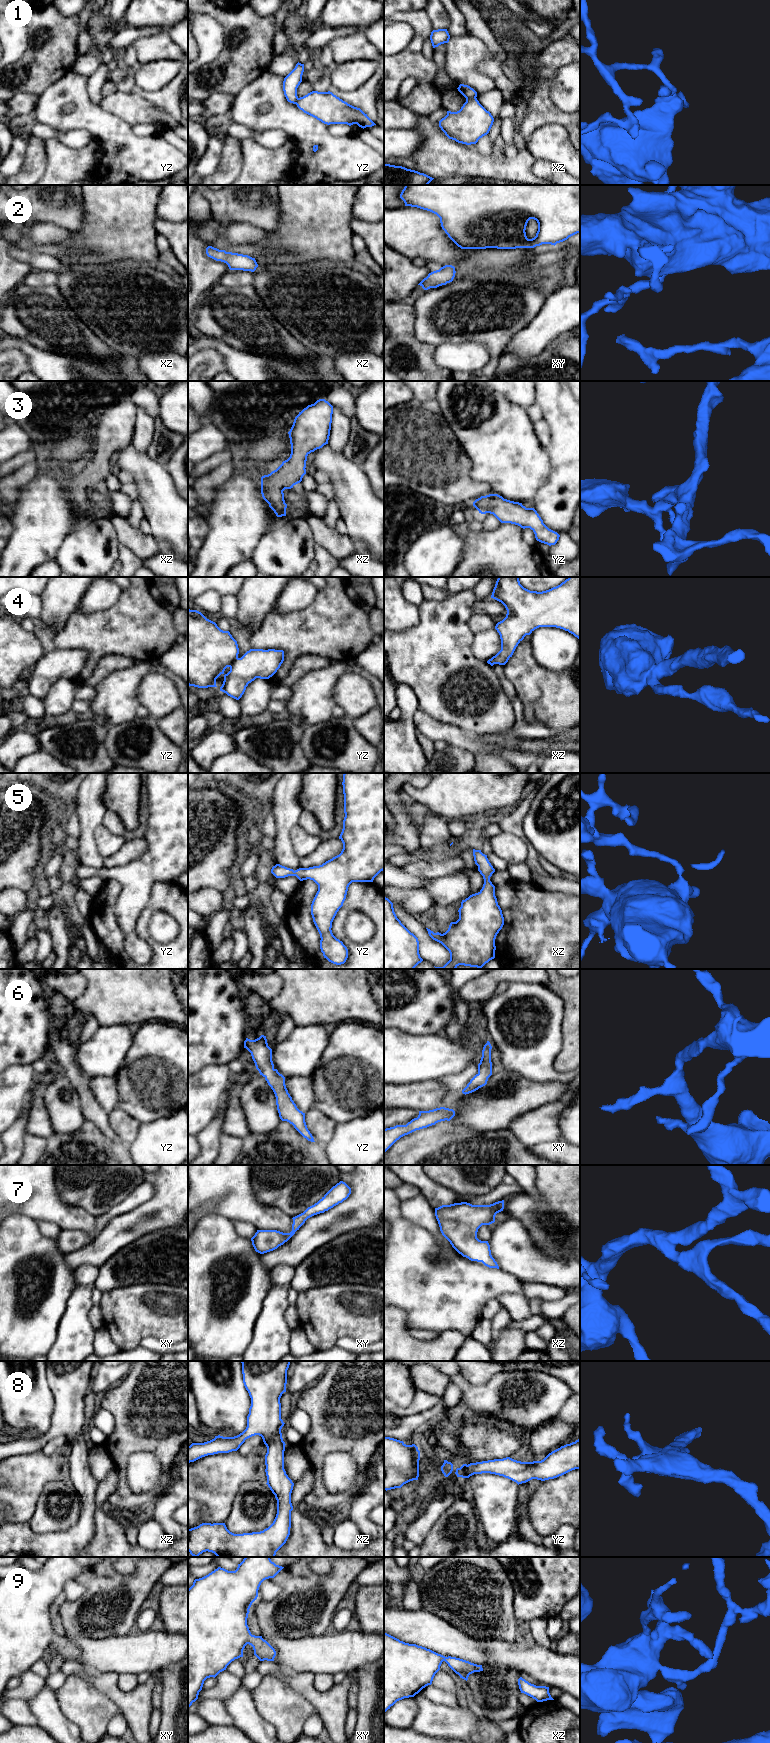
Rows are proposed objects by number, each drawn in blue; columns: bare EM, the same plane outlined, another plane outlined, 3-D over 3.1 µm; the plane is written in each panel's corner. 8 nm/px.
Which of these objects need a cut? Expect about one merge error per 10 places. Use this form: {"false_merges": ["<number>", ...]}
{"false_merges": ["1"]}

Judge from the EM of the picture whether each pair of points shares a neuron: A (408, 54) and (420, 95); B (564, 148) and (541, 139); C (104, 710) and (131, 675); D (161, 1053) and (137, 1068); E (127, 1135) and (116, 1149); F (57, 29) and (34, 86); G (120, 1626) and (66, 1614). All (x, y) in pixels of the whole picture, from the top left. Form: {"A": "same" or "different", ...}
{"A": "different", "B": "same", "C": "same", "D": "same", "E": "different", "F": "same", "G": "same"}

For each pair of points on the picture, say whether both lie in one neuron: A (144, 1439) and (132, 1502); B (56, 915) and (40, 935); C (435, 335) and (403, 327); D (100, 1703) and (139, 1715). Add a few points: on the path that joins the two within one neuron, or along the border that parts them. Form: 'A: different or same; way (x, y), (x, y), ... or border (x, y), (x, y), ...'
A: same; way (127, 1450), (121, 1456), (122, 1485)
B: different; border (48, 931), (53, 949)
C: different; border (413, 307), (414, 336), (418, 340), (432, 345)
D: different; border (102, 1693), (122, 1713)

